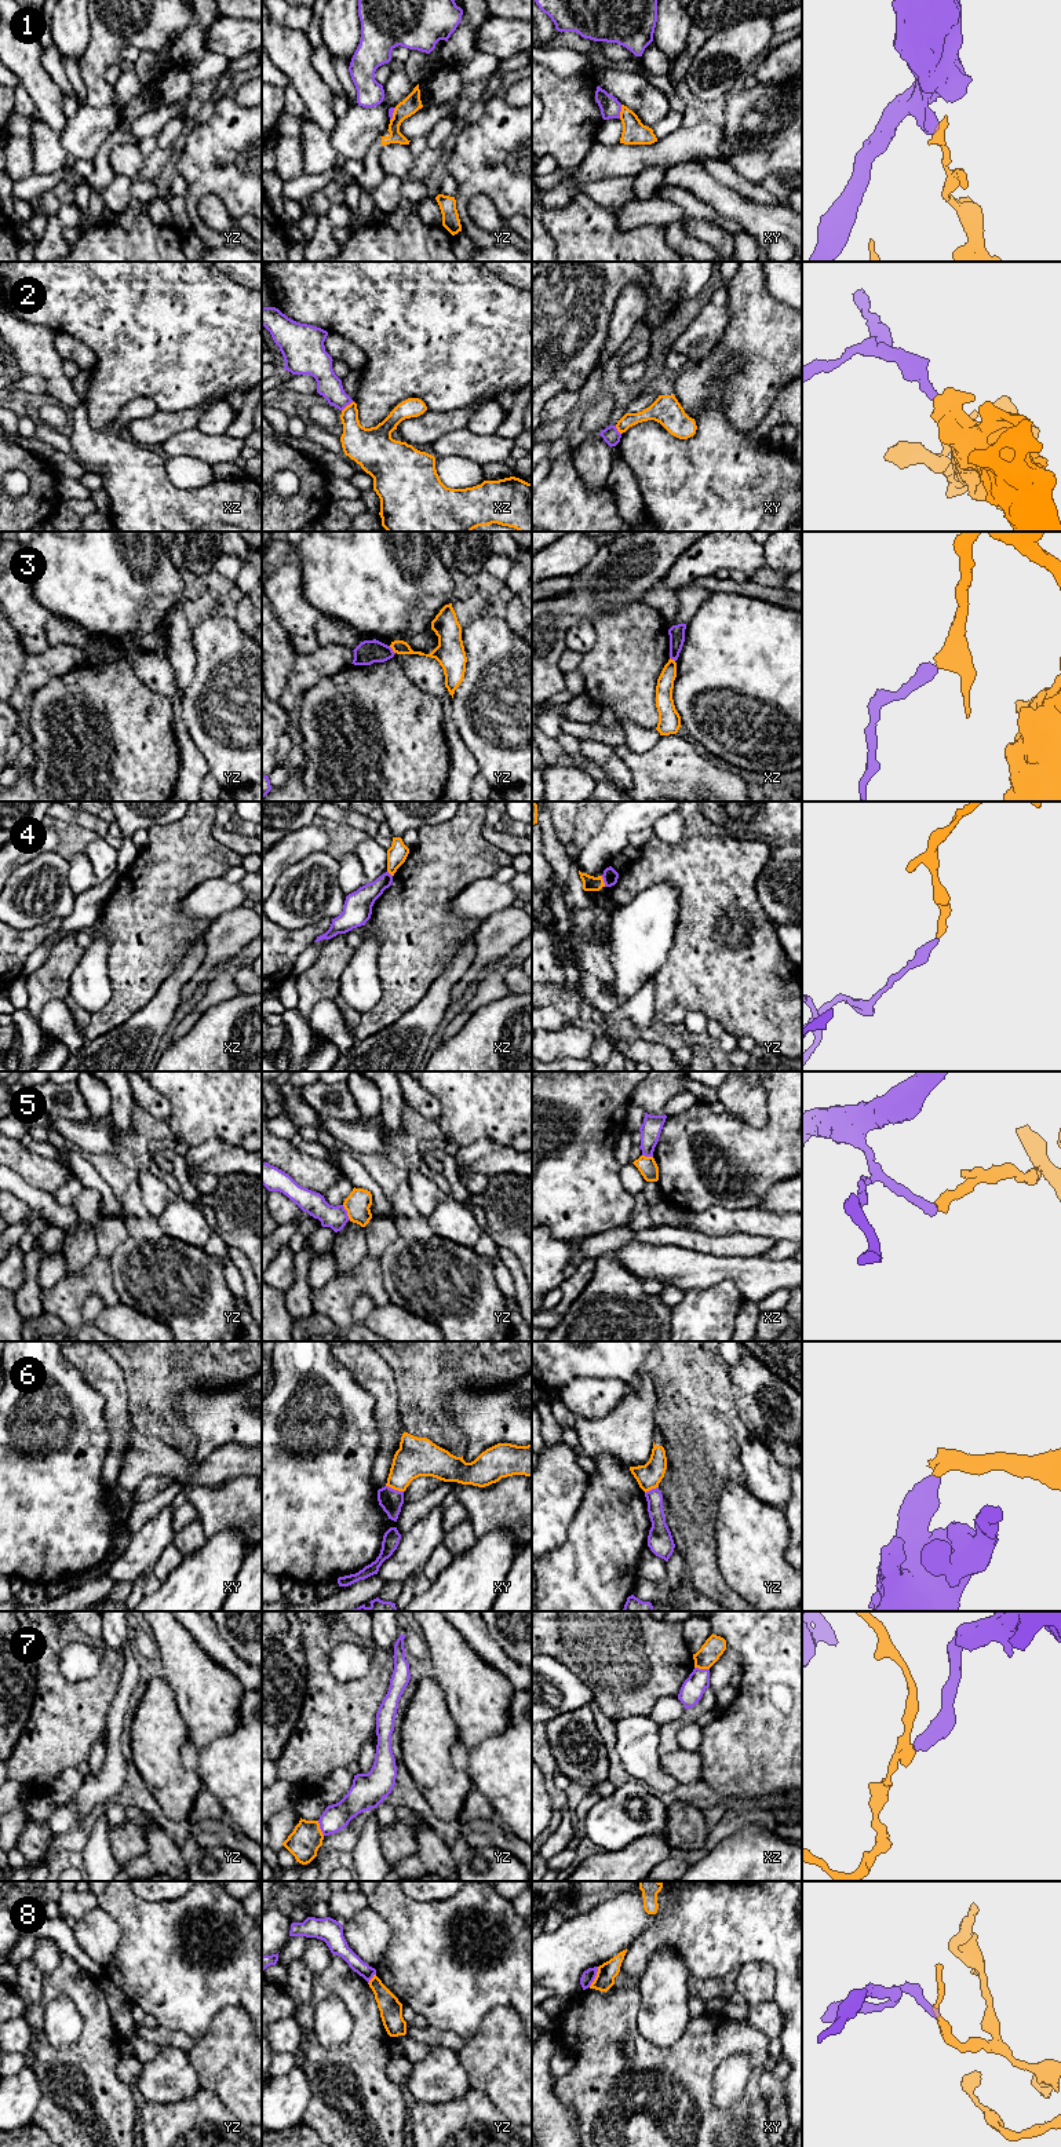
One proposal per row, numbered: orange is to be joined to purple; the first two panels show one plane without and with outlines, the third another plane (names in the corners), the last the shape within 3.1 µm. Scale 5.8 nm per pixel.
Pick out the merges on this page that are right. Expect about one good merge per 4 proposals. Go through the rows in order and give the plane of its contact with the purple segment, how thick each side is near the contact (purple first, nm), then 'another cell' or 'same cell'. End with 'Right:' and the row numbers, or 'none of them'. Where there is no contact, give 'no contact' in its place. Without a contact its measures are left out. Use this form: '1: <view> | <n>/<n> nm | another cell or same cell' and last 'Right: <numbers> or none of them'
1: xy | 120/140 nm | another cell
2: xz | 140/200 nm | another cell
3: yz | 140/80 nm | another cell
4: yz | 90/90 nm | another cell
5: yz | 140/150 nm | another cell
6: xy | 140/220 nm | another cell
7: yz | 160/190 nm | another cell
8: xy | 80/110 nm | another cell
Right: none of them

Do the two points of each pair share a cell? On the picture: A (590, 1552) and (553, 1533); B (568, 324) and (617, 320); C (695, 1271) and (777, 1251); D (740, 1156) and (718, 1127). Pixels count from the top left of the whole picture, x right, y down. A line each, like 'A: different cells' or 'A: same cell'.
A: different cells
B: different cells
C: different cells
D: same cell

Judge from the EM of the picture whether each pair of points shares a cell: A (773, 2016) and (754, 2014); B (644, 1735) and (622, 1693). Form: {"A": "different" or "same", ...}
{"A": "same", "B": "different"}

